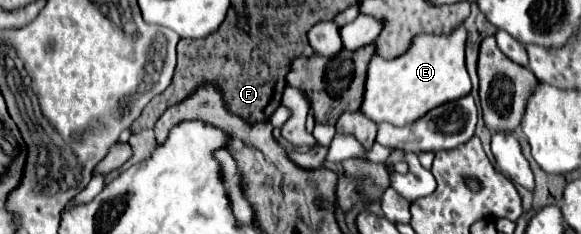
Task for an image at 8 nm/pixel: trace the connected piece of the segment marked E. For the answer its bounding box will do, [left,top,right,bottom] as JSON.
[360,25,470,125]

